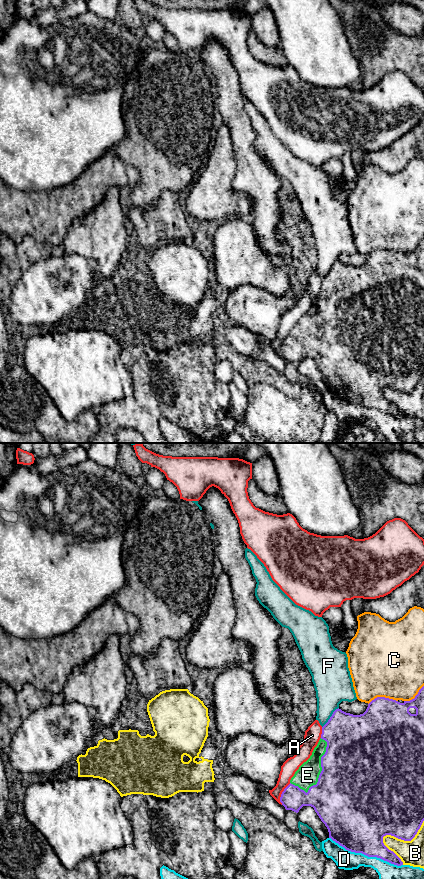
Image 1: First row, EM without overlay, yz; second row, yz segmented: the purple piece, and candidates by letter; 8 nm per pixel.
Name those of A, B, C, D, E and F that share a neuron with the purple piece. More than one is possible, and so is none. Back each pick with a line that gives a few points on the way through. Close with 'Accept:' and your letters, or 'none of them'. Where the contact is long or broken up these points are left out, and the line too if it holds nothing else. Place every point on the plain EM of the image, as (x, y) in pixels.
Accept: E

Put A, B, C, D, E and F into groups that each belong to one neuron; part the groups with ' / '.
A / B / C / D / E / F

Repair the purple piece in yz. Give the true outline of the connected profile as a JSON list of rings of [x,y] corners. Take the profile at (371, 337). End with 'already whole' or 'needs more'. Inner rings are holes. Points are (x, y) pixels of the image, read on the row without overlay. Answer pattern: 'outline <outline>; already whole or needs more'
outline [[[424,238],[414,251],[403,255],[377,249],[360,267],[336,261],[322,279],[321,290],[312,307],[282,344],[280,354],[286,362],[296,365],[303,358],[313,359],[327,379],[329,390],[346,402],[403,417],[401,411],[384,397],[383,389],[391,387],[411,393],[424,373]]]; needs more

